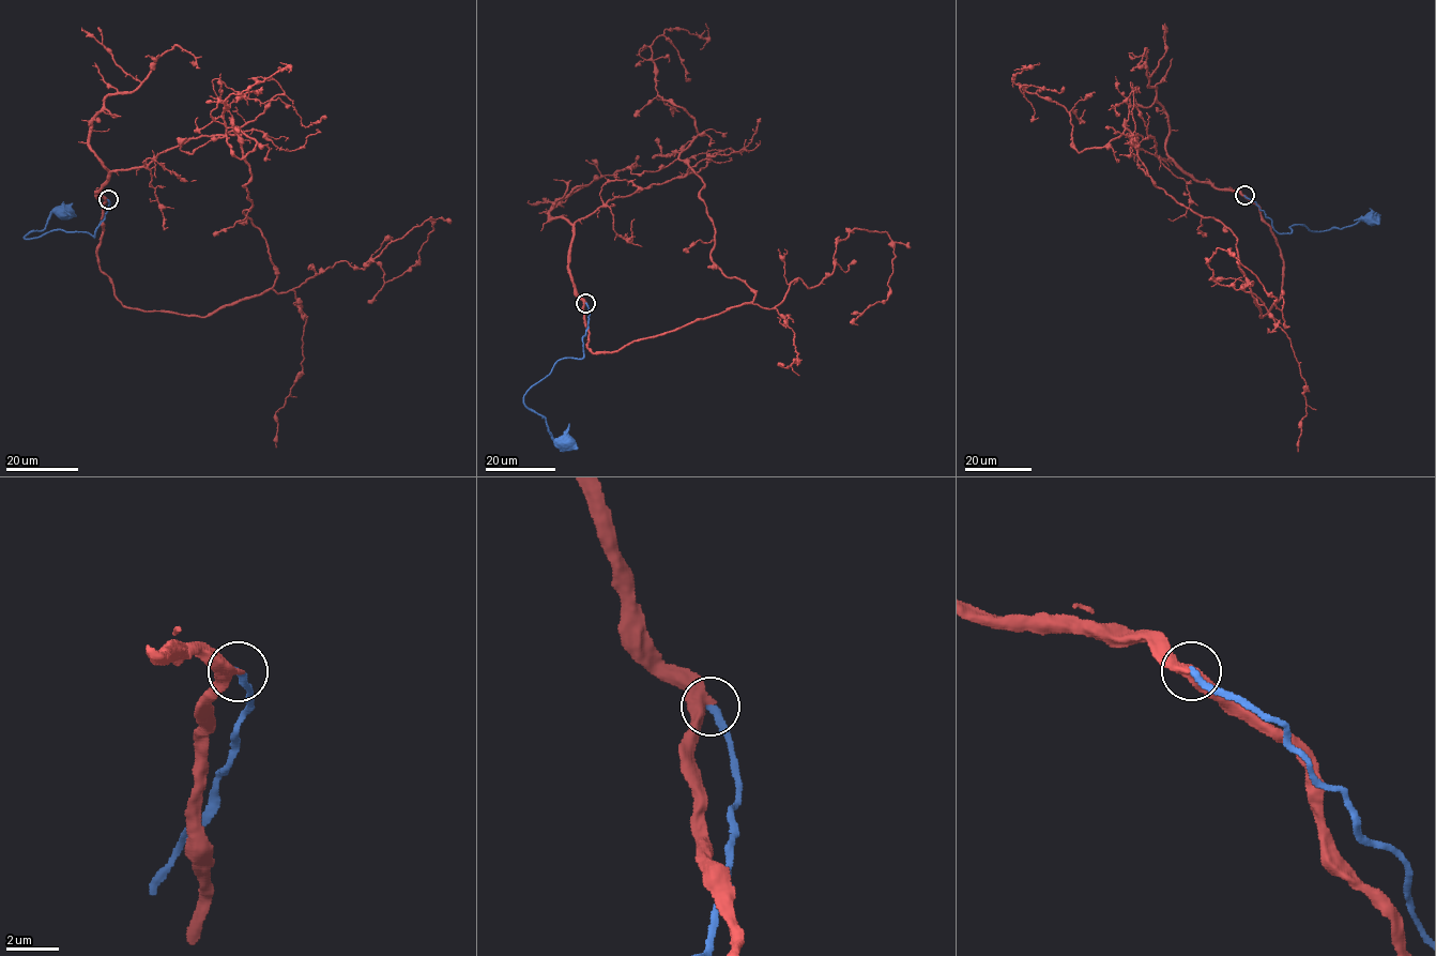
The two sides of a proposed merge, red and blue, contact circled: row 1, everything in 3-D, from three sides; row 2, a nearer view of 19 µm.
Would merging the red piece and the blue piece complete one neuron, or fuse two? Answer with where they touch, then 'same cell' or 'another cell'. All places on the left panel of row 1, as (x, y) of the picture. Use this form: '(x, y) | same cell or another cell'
(108, 199) | same cell

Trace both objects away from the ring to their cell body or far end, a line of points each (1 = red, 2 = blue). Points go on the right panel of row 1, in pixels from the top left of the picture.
1: (1243, 196), (1283, 264), (1262, 317), (1232, 232), (1158, 187), (1127, 130), (1078, 152), (1068, 111), (1014, 70)
2: (1244, 196), (1279, 233), (1289, 233), (1289, 227), (1303, 224), (1309, 230), (1341, 228), (1371, 218)

